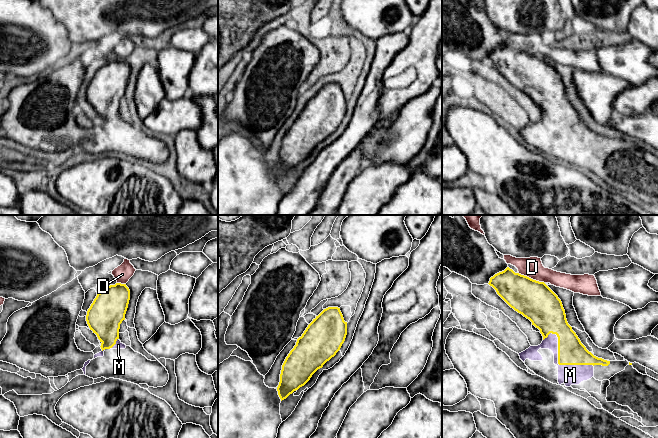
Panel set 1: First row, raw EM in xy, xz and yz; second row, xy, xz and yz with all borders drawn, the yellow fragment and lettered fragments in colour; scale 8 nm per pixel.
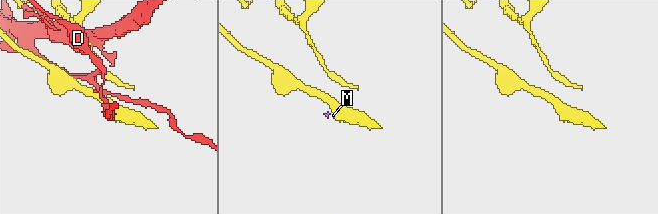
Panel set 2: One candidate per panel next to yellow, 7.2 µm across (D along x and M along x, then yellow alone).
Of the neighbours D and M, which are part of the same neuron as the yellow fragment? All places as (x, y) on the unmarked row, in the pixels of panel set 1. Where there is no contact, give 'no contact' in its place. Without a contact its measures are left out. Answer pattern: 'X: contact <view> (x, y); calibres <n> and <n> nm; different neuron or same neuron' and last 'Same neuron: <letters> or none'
D: contact yz (530, 54); calibres 300 and 170 nm; different neuron
M: contact yz (558, 136); calibres 220 and 160 nm; same neuron
Same neuron: M

